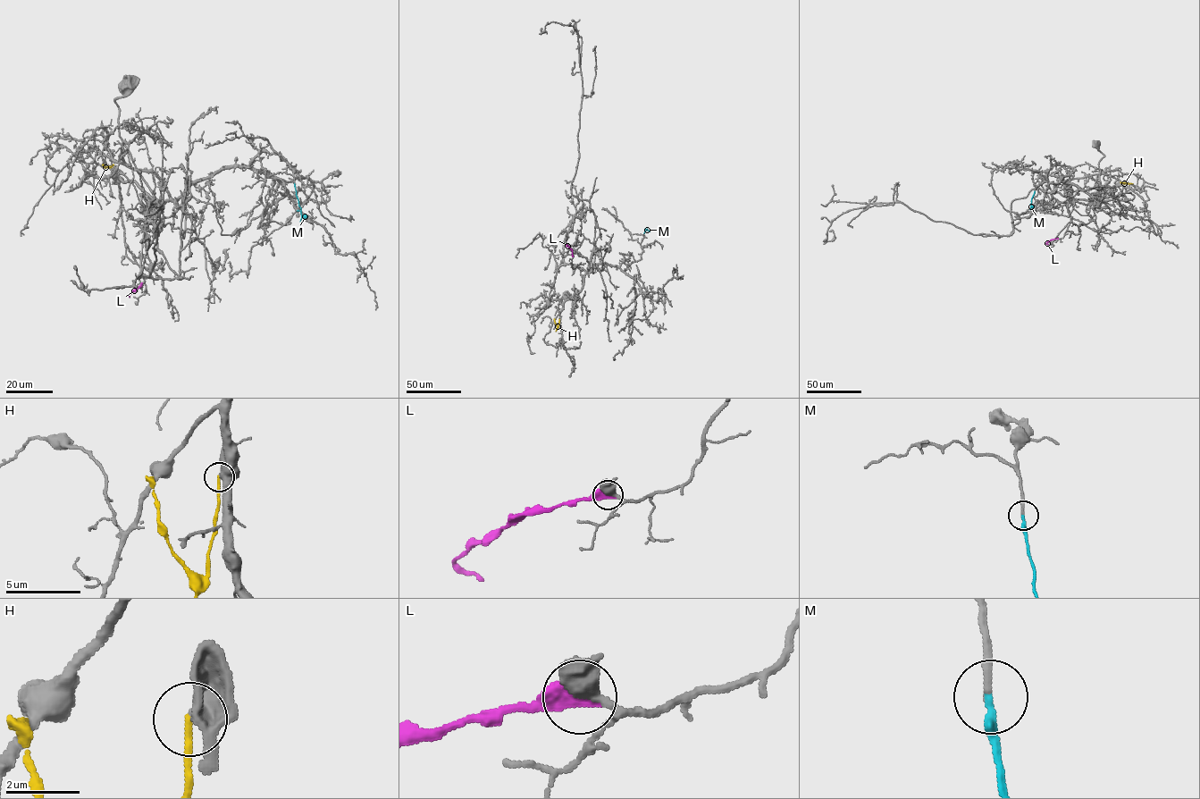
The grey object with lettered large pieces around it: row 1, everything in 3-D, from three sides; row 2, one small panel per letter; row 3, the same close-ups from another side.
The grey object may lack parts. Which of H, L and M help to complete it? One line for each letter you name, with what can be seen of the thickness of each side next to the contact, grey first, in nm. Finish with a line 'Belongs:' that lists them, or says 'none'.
M: 200/280 nm
Belongs: M

